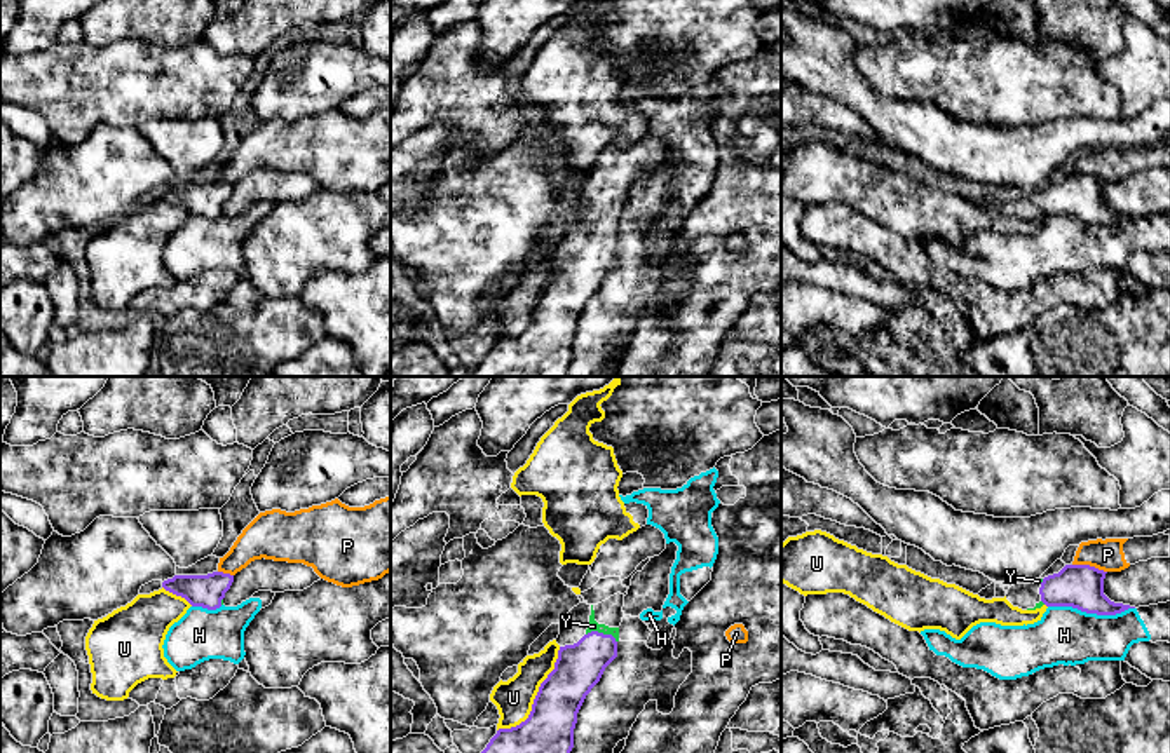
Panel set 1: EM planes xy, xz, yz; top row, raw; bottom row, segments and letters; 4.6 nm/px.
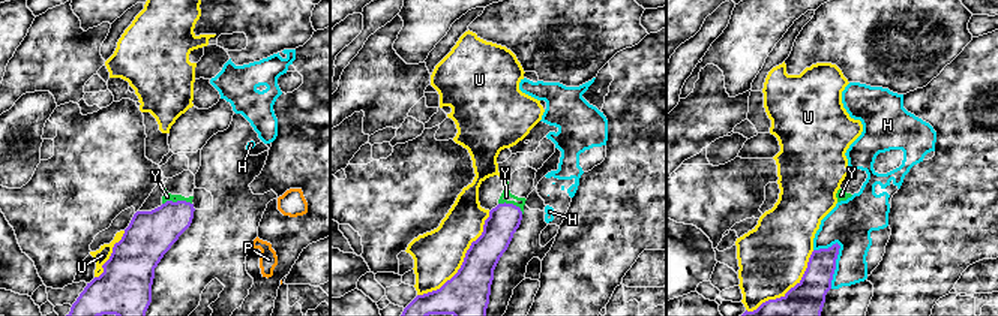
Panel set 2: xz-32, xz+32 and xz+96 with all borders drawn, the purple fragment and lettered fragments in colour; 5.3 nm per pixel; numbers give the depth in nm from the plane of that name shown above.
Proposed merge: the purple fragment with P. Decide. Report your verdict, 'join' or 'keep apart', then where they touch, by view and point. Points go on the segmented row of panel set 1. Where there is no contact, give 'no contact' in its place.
keep apart | yz (1088, 565)

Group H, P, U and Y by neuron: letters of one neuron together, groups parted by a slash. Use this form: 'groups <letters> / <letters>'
groups H / P / U / Y

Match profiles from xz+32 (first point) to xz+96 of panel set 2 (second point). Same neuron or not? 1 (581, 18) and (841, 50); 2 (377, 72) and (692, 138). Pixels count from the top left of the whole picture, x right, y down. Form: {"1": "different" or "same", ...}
{"1": "same", "2": "same"}

